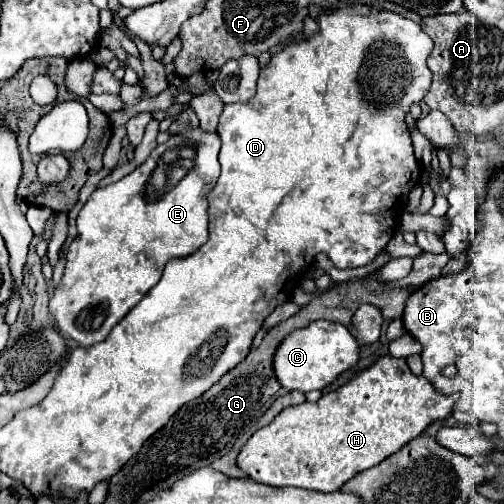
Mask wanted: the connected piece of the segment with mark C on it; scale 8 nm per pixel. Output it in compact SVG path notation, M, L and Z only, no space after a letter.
M318 319L314 323L308 323L302 329L296 329L288 333L280 345L274 351L272 367L278 383L288 391L312 391L312 389L324 389L330 385L340 373L354 367L358 363L358 341L350 335L350 331L342 323L332 323Z

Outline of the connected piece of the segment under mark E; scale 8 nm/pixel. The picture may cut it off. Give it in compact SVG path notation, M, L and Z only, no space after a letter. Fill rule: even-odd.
M186 129L180 135L172 137L168 143L158 145L146 163L140 165L140 169L134 169L130 175L122 177L120 181L96 189L90 199L84 203L76 217L78 237L68 247L68 261L64 269L64 277L60 285L54 289L54 295L50 299L50 311L56 319L56 325L62 333L66 333L76 345L90 347L94 343L100 343L108 337L110 329L156 285L162 277L162 269L170 259L176 257L188 257L194 253L200 245L208 239L208 195L212 187L216 185L216 179L220 175L220 163L218 163L218 151L220 151L220 137L216 133L206 133L202 129ZM174 147L192 147L196 151L194 167L184 175L184 179L170 189L162 199L156 199L152 203L146 201L146 183L152 175L152 171L158 165L158 159Z

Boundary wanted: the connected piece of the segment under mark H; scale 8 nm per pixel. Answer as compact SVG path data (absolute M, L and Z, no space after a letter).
M392 355L378 357L370 367L356 373L342 387L324 393L316 403L300 403L286 407L274 417L274 421L258 429L238 455L238 467L246 471L254 481L272 487L294 485L312 491L338 491L346 481L358 473L382 463L386 457L402 449L406 443L416 439L426 431L426 427L438 419L446 419L460 395L440 393L424 375L414 375L406 359L396 359Z

